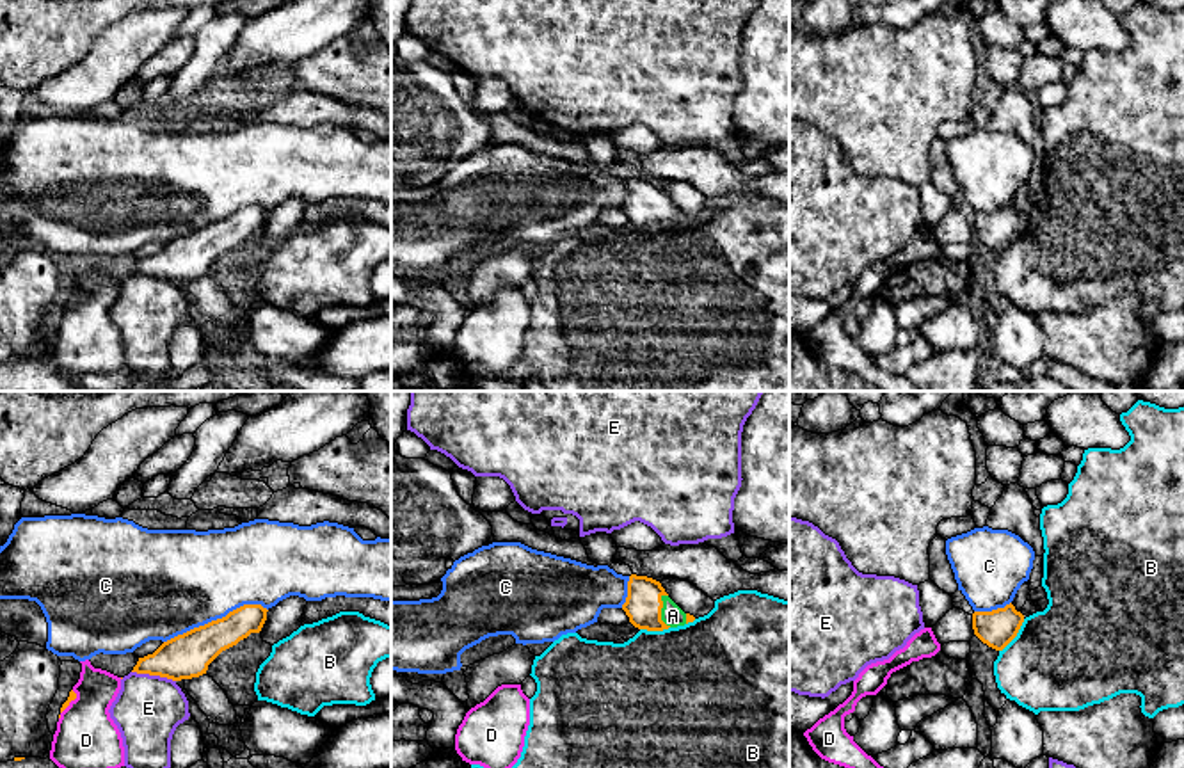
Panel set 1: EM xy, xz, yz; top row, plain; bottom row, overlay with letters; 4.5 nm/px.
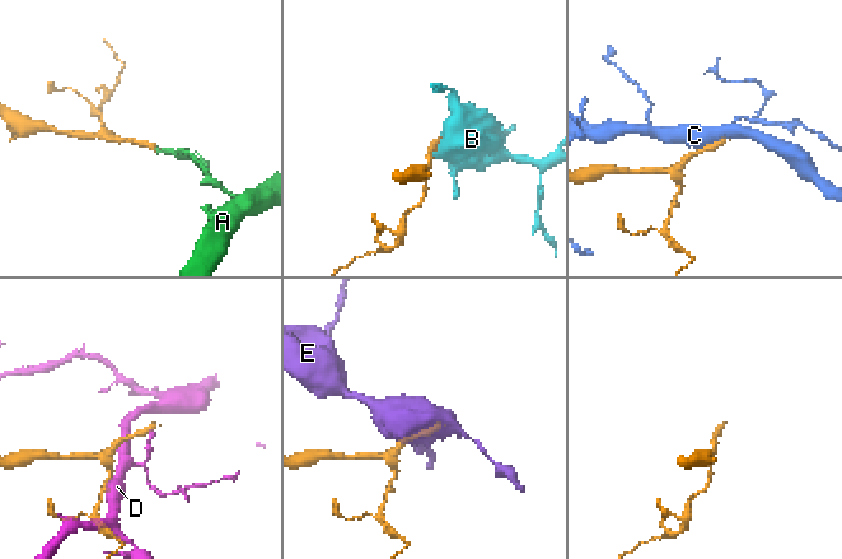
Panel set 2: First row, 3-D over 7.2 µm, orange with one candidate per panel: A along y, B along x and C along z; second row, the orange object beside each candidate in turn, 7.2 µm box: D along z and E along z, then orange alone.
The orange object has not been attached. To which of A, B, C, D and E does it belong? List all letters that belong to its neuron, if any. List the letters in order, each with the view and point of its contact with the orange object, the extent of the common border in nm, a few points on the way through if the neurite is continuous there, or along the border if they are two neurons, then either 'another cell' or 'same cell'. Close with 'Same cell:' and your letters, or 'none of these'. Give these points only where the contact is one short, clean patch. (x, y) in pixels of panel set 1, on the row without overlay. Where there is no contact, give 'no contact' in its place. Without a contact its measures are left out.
A: meets orange in xz at (660, 214); contact 160 nm long; runs through xz (644, 205), (660, 214), (672, 217); same cell
B: meets orange in yz at (1016, 237); contact 190 nm long; another cell
C: meets orange in xy at (217, 221); contact 500 nm long; another cell
D: meets orange in xy at (68, 306); contact 150 nm long; another cell
E: meets orange in xy at (153, 276); contact 200 nm long; border along xy (132, 272), (159, 276), (175, 283); another cell
Same cell: A

